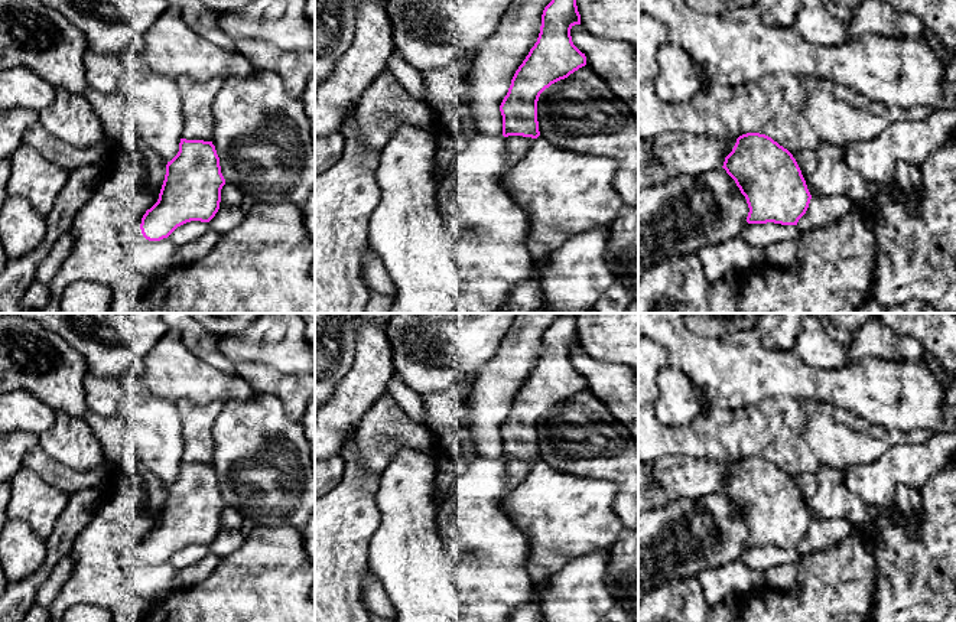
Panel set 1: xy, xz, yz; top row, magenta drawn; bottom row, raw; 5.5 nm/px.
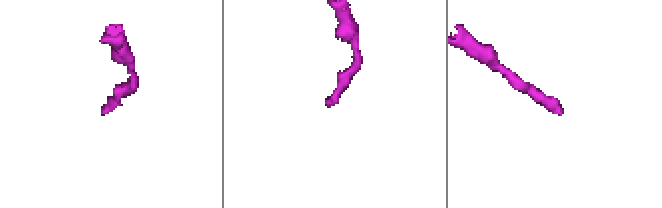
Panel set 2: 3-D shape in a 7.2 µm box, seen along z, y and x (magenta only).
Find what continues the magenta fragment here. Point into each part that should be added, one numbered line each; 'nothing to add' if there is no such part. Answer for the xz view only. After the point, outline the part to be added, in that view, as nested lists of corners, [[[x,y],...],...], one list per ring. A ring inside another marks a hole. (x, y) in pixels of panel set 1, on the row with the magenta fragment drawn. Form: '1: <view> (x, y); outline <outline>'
1: xz (483, 124); outline [[[474,117],[475,133],[503,136],[503,121],[497,121],[491,117]]]

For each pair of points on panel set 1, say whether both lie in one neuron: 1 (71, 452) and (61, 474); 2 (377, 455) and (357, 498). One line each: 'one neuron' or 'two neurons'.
1: two neurons
2: two neurons

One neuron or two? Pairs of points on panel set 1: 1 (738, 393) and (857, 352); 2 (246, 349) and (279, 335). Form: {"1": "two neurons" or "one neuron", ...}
{"1": "two neurons", "2": "one neuron"}

